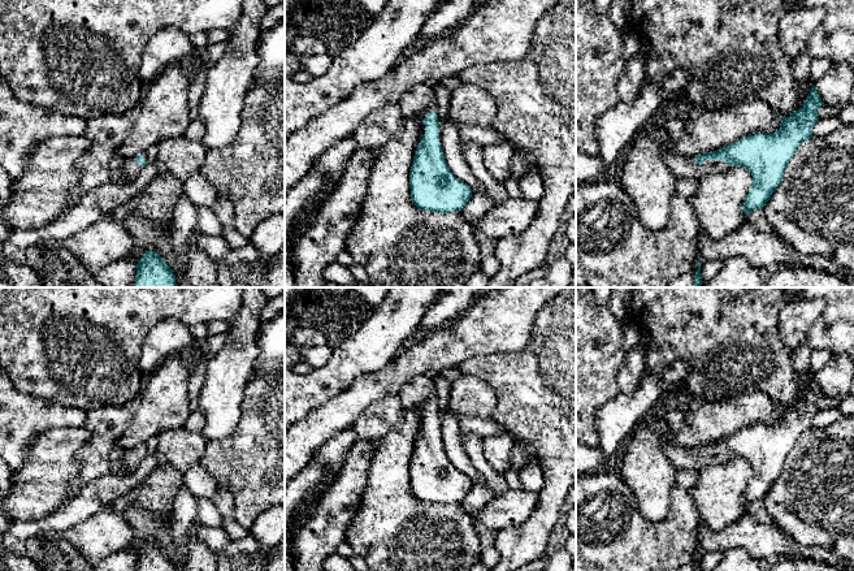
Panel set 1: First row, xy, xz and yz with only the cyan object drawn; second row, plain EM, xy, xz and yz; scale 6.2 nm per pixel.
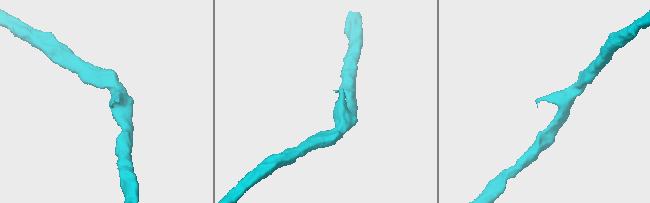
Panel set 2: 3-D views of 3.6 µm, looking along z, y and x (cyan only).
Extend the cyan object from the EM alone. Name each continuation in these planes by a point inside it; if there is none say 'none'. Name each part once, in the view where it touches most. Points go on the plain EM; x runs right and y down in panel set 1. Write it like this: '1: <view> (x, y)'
1: yz (685, 458)

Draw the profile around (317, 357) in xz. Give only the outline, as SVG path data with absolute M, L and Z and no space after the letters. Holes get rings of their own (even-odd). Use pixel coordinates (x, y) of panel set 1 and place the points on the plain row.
M326 343L322 346L295 346L299 354L313 369L324 367L331 356L333 347Z

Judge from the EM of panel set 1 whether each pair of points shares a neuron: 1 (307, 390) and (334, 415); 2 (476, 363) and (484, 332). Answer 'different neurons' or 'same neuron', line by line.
1: different neurons
2: different neurons

